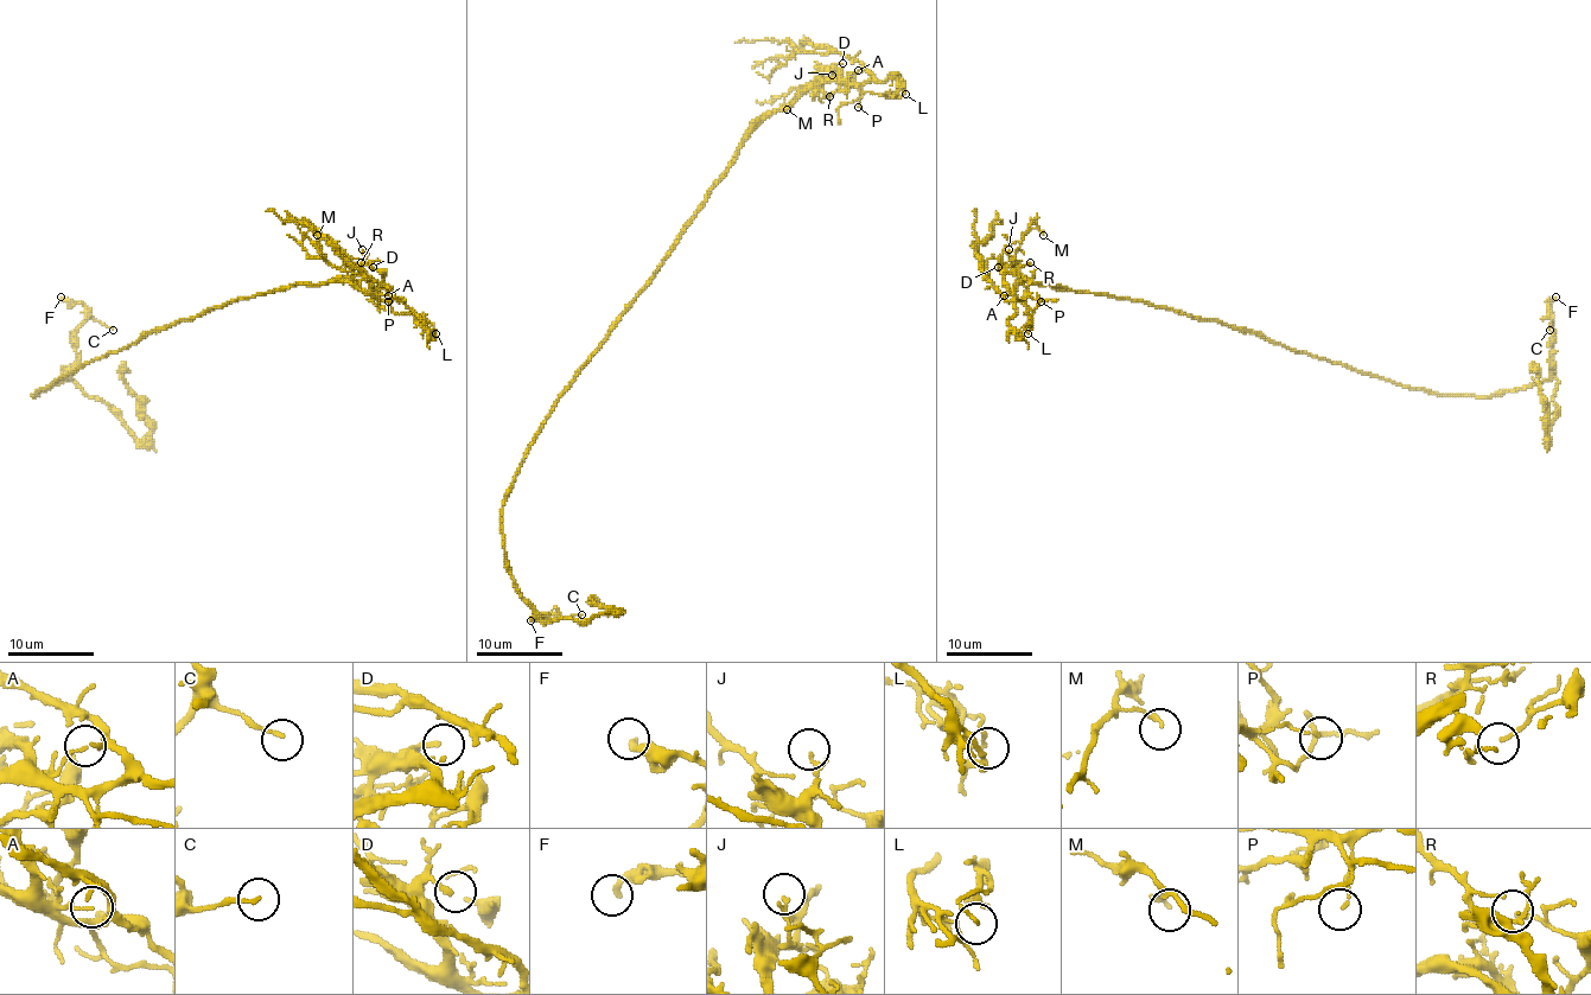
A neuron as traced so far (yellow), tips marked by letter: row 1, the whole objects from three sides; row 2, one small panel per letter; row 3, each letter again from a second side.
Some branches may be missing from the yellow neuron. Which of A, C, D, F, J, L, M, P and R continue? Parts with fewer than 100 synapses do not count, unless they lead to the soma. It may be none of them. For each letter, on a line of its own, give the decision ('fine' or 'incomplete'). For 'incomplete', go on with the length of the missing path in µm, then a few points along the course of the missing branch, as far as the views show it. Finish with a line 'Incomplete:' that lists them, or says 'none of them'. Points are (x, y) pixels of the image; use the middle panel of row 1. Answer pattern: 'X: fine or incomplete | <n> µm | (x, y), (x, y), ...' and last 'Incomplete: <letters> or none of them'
A: fine
C: incomplete | 2 µm
D: fine
F: fine
J: fine
L: fine
M: fine
P: fine
R: fine
Incomplete: C

